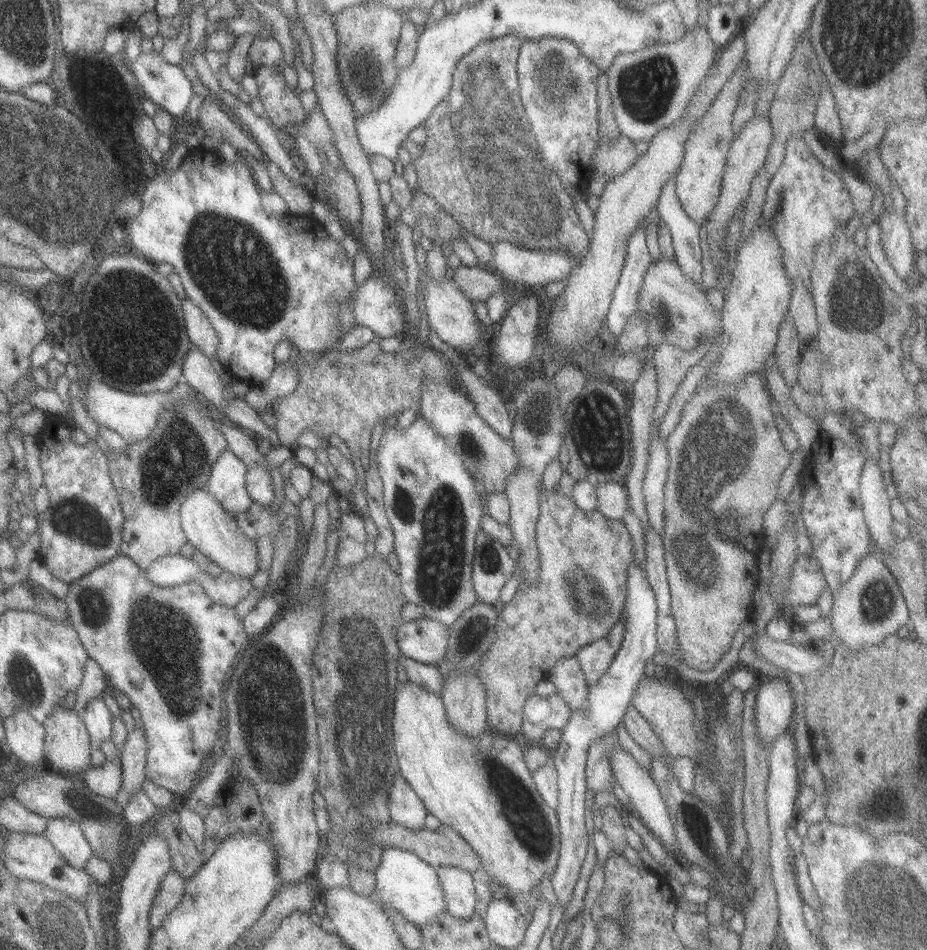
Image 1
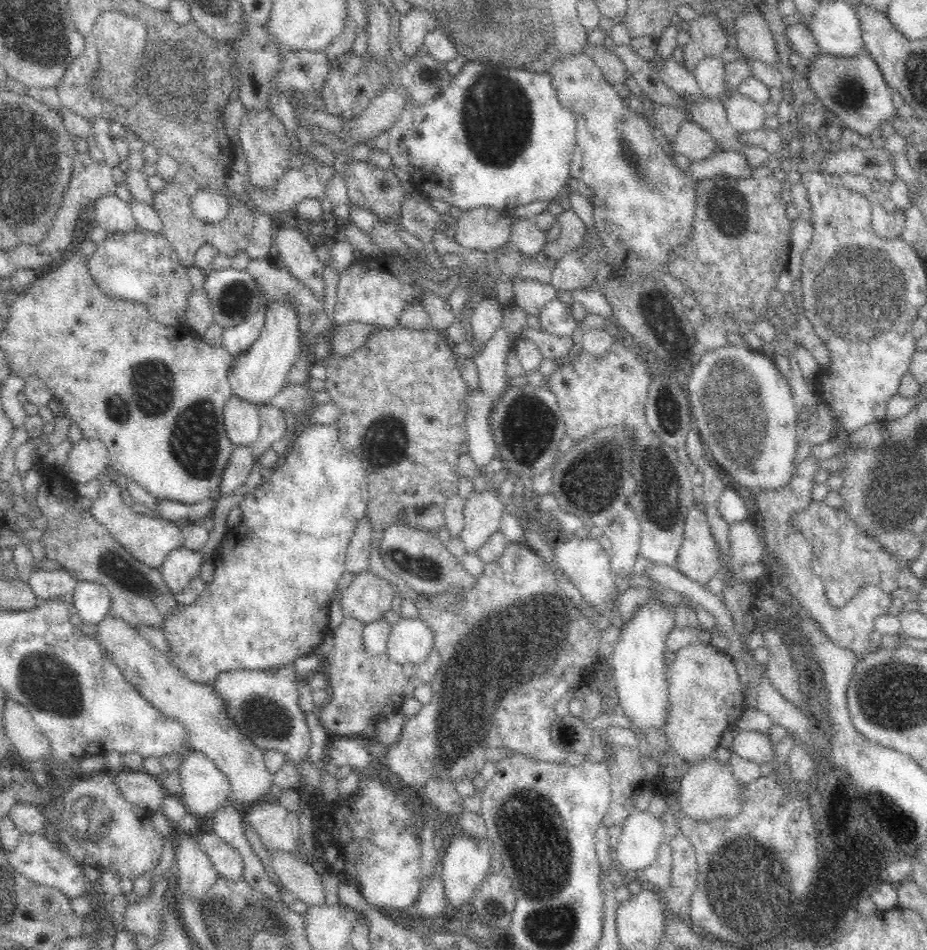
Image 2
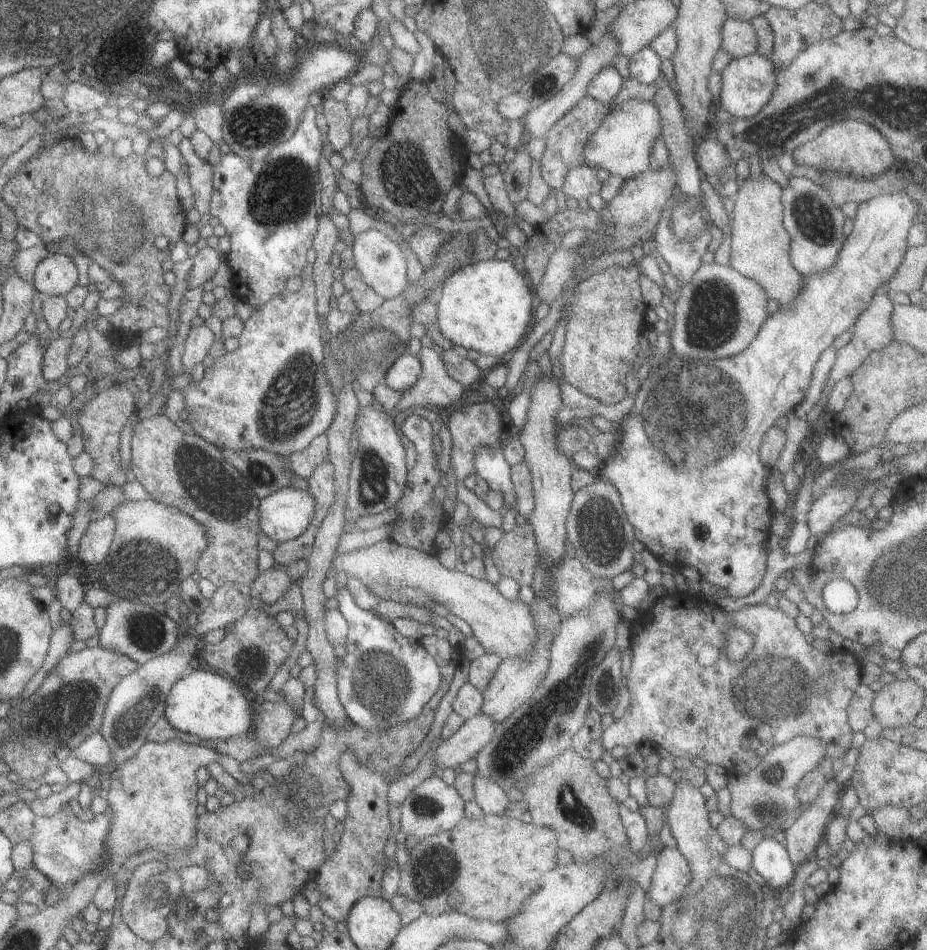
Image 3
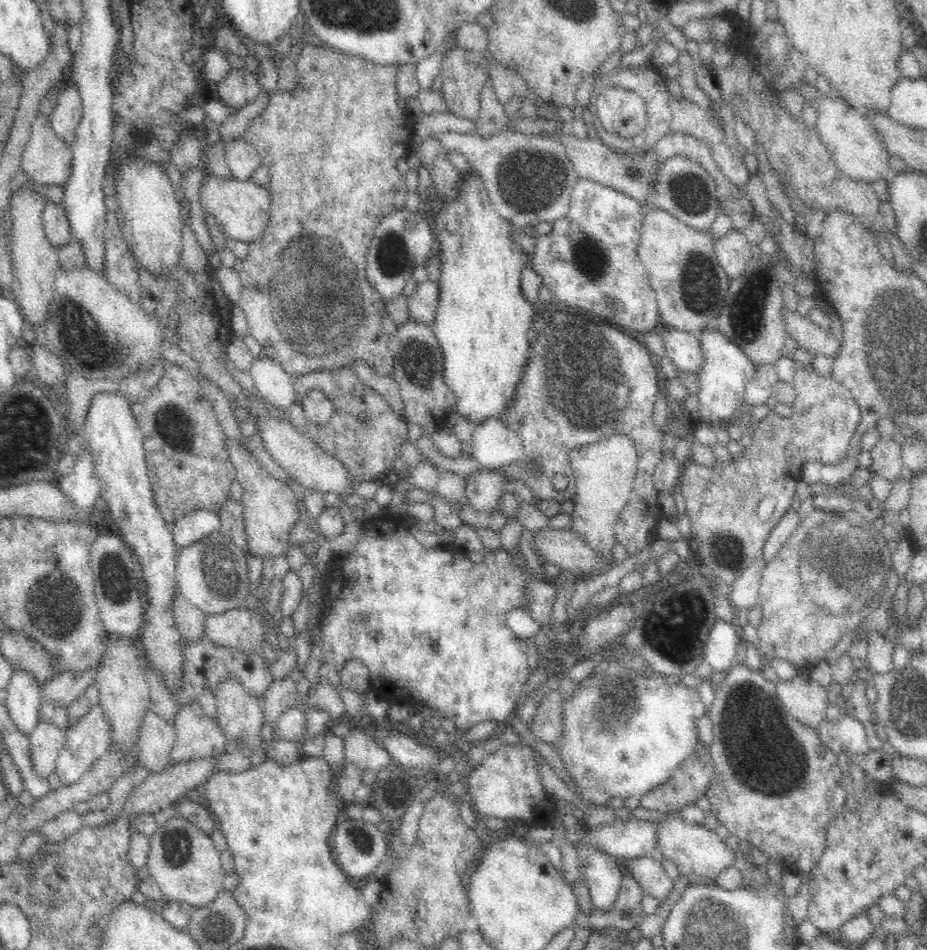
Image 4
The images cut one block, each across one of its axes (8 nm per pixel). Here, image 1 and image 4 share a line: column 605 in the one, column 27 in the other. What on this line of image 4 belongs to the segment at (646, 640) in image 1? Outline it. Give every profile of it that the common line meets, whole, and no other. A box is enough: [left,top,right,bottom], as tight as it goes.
[6,669,41,735]

